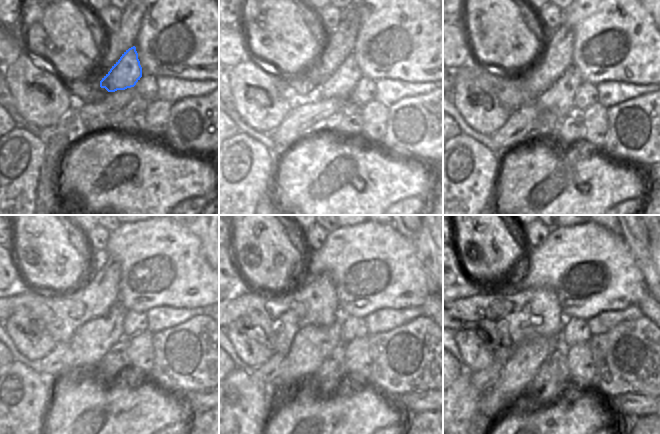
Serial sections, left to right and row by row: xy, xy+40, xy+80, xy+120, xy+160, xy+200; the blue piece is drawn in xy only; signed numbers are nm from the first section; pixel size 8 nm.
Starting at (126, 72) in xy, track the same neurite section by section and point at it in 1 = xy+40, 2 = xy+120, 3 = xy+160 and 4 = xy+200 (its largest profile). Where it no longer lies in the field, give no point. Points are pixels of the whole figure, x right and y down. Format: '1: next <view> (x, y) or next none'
1: next xy+40 (340, 84)
2: next xy+120 (91, 342)
3: next xy+160 (311, 346)
4: next xy+200 (526, 361)

